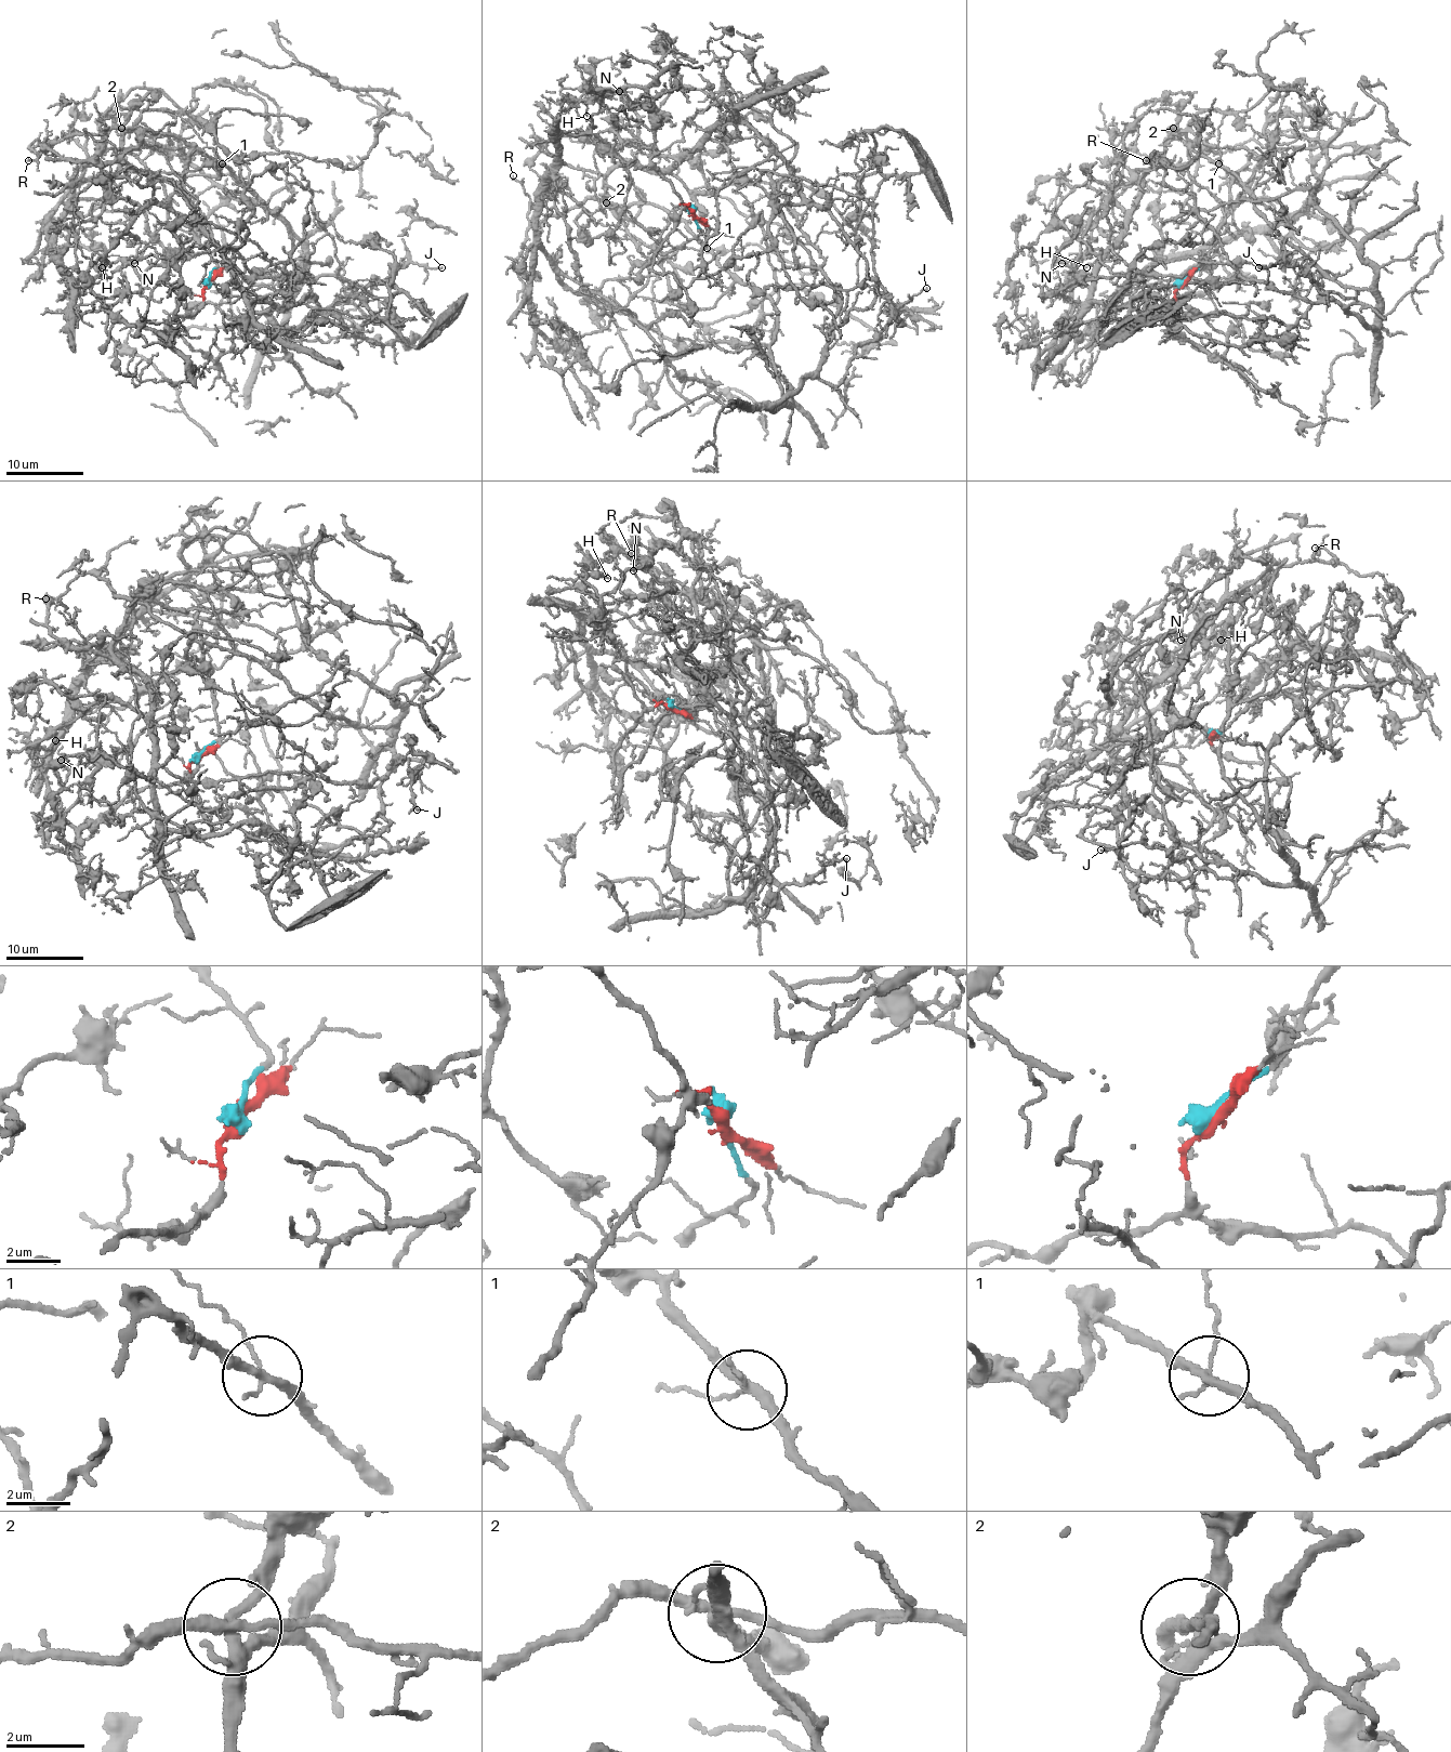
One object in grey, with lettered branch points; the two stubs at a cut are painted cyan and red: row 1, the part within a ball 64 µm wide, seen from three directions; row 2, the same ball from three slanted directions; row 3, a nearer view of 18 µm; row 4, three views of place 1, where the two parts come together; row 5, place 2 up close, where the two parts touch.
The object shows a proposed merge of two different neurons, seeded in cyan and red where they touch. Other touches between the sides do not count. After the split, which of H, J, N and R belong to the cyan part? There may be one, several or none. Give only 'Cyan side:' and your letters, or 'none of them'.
Cyan side: J, R

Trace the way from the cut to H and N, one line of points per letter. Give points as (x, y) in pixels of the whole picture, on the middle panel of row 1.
H: (694, 212), (650, 161), (655, 142), (645, 91), (611, 89), (579, 99), (587, 116)
N: (694, 212), (650, 161), (645, 91), (625, 93), (653, 106), (631, 106), (620, 91)

